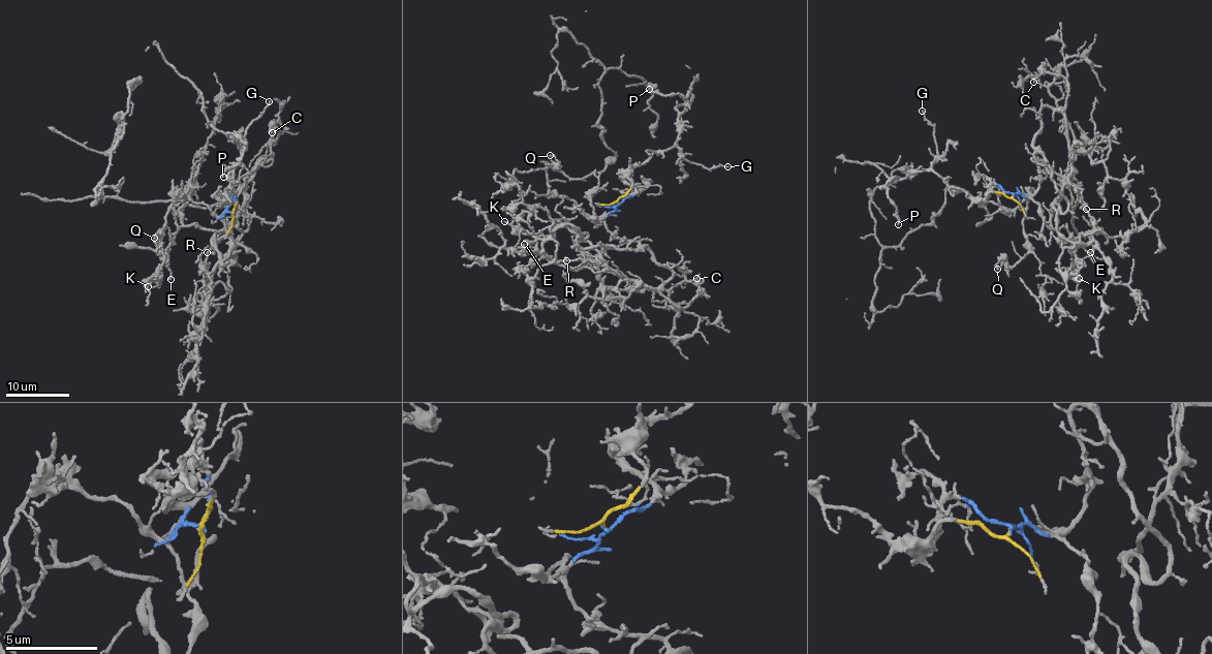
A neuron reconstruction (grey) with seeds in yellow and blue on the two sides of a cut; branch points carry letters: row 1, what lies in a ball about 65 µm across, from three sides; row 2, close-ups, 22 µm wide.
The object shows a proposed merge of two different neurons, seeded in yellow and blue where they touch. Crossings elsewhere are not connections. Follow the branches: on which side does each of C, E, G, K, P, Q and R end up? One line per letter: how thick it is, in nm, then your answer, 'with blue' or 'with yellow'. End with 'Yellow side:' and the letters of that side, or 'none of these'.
C: calibre 150 nm; with blue
E: calibre 100 nm; with blue
G: calibre 100 nm; with yellow
K: calibre 140 nm; with blue
P: calibre 150 nm; with yellow
Q: calibre 150 nm; with blue
R: calibre 120 nm; with blue
Yellow side: G, P

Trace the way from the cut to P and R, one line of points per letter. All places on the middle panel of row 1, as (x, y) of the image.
P: (618, 203), (631, 187), (630, 169), (676, 144), (678, 118), (687, 99), (681, 94), (660, 94), (649, 89)
R: (618, 203), (607, 214), (611, 232), (646, 245), (671, 278), (657, 287), (624, 278), (600, 259), (566, 260)

